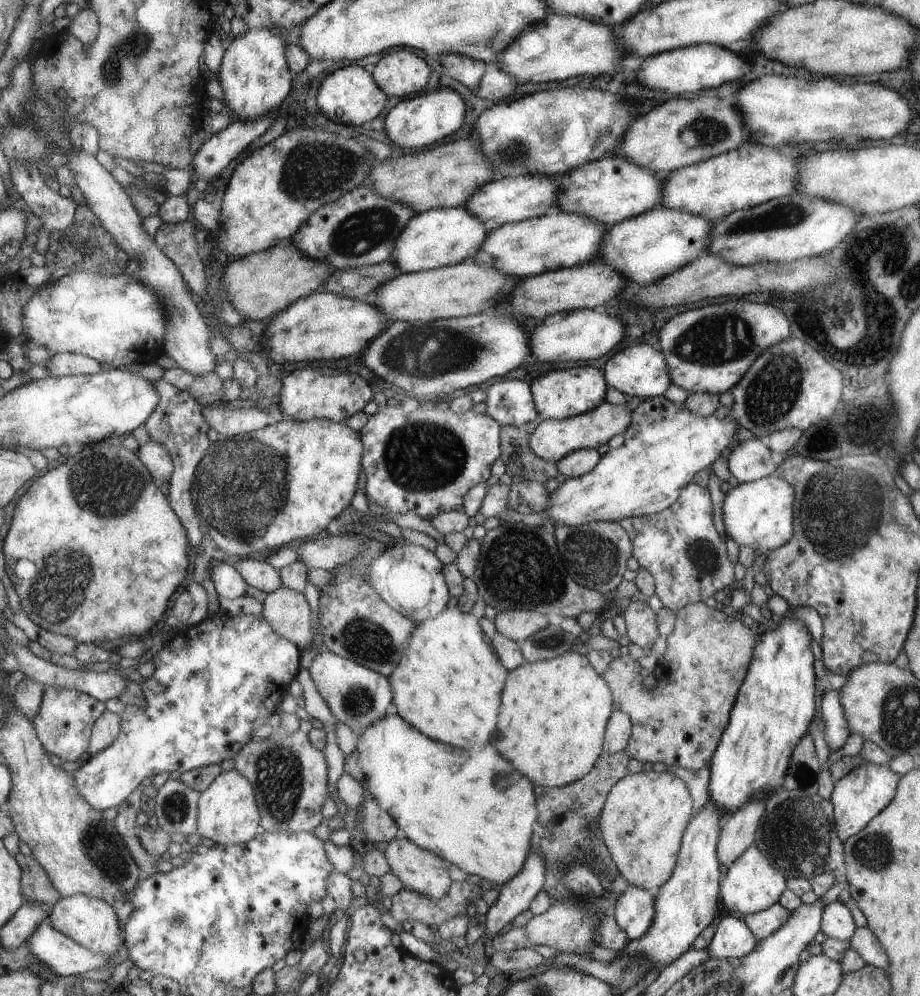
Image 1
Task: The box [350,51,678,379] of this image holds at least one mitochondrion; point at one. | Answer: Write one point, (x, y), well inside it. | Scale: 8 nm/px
(516, 154)

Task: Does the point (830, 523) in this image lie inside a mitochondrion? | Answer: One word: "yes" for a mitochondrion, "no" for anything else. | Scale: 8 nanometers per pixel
yes

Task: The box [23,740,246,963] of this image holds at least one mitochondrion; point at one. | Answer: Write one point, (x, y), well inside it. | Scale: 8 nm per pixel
(107, 852)

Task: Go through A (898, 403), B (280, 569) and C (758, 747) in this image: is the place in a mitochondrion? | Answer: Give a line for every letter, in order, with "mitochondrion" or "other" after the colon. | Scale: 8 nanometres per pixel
A: other
B: other
C: other

